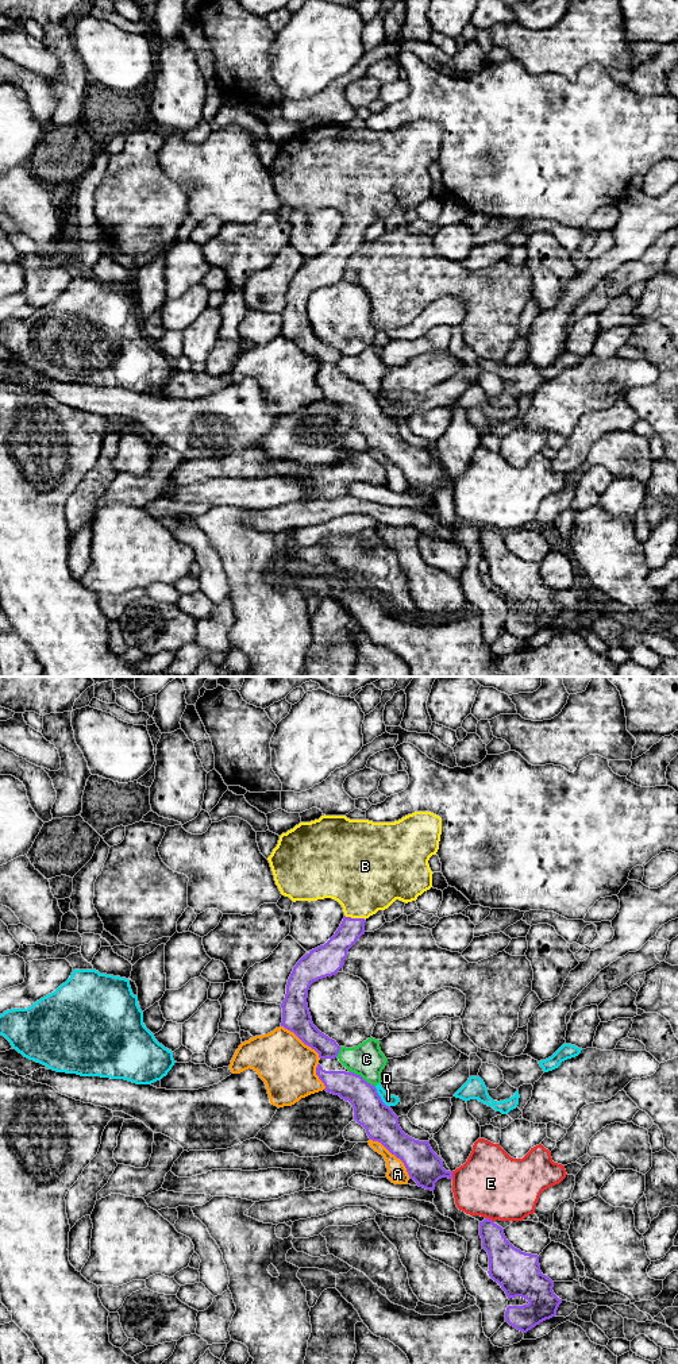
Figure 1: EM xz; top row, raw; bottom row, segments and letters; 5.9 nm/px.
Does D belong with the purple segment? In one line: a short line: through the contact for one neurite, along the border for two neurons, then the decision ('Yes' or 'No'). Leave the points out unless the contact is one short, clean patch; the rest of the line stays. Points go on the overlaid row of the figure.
Line: xz (374, 1086), (380, 1098), (388, 1106). No

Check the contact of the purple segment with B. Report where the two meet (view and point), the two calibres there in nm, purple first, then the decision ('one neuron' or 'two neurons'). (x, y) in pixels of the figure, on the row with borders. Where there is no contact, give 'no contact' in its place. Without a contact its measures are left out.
meets purple in xz at (355, 919); 160 nm thick on the purple side, 420 nm on the other; one neuron

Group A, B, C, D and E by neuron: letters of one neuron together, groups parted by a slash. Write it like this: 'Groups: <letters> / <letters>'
Groups: A / B / C / D / E

